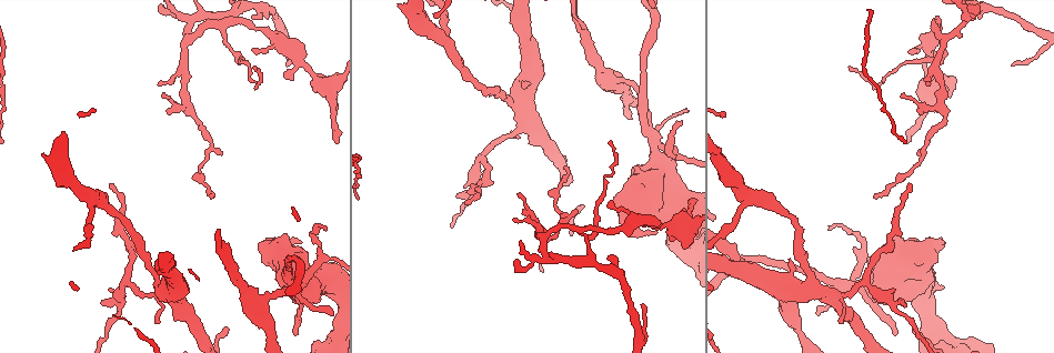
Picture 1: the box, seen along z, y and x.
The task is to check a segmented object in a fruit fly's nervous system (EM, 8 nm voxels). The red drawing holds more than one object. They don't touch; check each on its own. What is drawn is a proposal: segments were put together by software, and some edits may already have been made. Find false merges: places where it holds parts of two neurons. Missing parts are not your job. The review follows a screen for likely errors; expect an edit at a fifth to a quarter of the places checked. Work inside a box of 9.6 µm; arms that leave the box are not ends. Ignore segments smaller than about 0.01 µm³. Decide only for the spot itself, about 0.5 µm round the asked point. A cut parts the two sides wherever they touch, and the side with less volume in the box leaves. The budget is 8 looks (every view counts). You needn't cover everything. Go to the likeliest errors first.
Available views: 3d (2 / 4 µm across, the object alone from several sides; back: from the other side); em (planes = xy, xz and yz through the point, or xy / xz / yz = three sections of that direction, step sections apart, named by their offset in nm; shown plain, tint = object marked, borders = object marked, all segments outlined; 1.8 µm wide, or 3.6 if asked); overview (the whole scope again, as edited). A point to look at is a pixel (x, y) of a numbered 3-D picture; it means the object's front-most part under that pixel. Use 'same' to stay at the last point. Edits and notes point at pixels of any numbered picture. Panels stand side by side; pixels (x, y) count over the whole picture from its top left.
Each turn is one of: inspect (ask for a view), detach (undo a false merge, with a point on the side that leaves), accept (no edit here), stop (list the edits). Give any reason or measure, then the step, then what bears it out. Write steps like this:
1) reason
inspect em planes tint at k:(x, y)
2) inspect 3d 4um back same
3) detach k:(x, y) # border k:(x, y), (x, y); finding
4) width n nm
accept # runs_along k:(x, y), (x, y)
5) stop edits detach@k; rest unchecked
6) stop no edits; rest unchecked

arms part here
inspect 3d 2um at 1:(843, 284)

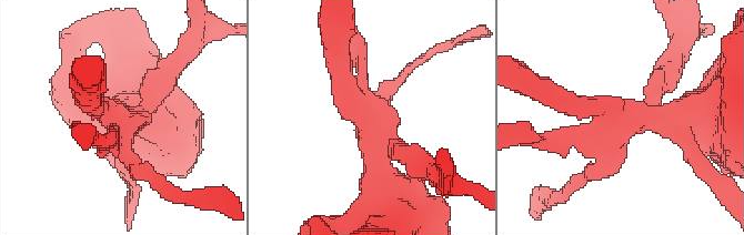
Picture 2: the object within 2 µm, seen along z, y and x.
need the tissue
inspect em yz step 4 tint at 2:(120, 119)

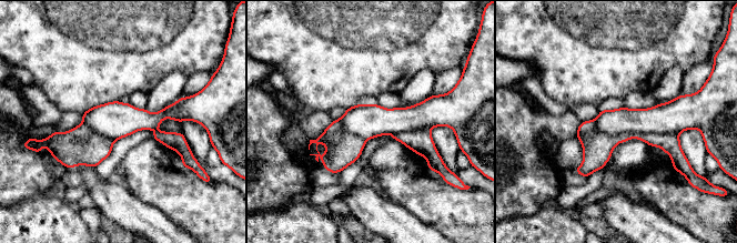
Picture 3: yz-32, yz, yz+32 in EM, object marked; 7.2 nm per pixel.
inspect em planes tint same

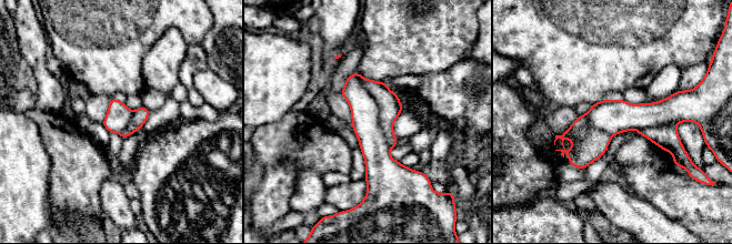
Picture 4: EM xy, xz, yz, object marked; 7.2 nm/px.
detach 4:(390, 107) # border 4:(358, 73), (378, 107), (390, 148); a second neuron is stuck on

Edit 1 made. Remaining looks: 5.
sudden change in width
inspect 3d 4um at 1:(802, 289)

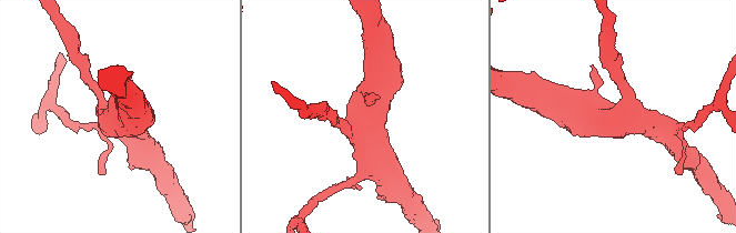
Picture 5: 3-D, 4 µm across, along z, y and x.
shape alone is not enough
inspect em 3.6um planes tint at 5:(360, 114)

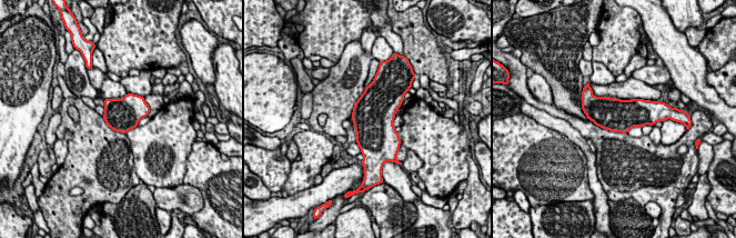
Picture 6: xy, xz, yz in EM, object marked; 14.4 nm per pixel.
width 480 nm
accept # continuous, no second neuron

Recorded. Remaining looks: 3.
inspect em planes plain at 1:(944, 38)

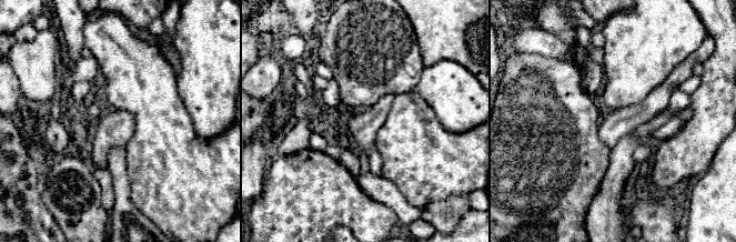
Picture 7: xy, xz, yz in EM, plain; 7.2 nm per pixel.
inspect em planes tint same

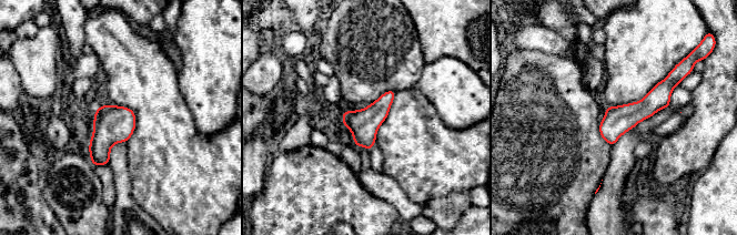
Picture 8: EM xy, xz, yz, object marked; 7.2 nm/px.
width 200 nm
accept # continuous, no second neuron

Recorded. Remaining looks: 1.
stop edits detach@4; rest unchecked

